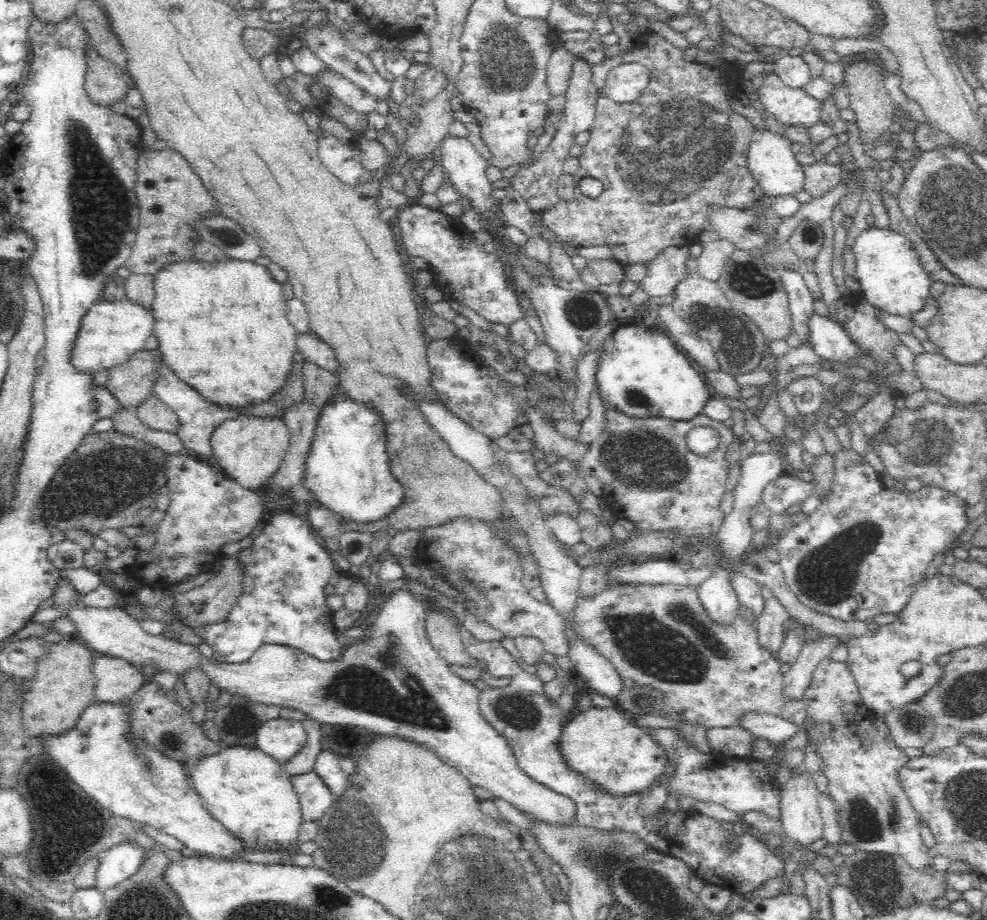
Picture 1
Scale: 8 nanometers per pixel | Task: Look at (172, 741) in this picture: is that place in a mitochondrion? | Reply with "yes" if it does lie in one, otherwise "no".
yes

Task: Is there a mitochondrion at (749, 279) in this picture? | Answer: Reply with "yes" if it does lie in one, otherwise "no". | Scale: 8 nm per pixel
yes

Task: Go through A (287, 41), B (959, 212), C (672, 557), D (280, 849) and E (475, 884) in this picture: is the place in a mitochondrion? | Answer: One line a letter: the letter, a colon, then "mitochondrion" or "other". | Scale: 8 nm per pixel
A: other
B: mitochondrion
C: other
D: other
E: mitochondrion

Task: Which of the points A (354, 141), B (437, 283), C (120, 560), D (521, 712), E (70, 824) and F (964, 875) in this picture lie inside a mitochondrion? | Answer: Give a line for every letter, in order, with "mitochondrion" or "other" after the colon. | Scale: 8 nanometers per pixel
A: other
B: other
C: other
D: mitochondrion
E: mitochondrion
F: other

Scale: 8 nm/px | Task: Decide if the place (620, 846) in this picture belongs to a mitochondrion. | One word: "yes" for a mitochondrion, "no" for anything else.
yes

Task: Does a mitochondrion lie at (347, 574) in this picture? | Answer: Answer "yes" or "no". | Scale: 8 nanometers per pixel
no

